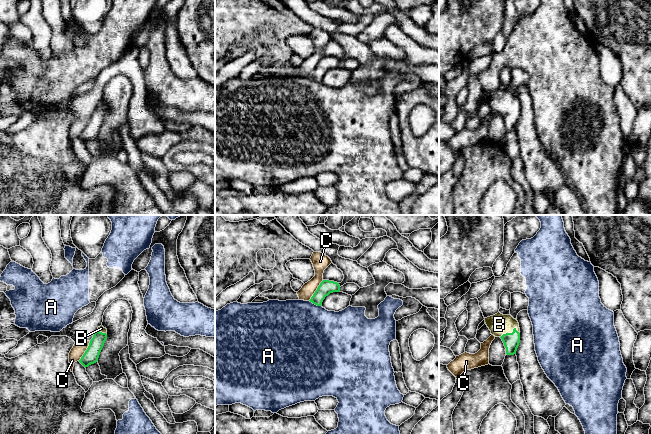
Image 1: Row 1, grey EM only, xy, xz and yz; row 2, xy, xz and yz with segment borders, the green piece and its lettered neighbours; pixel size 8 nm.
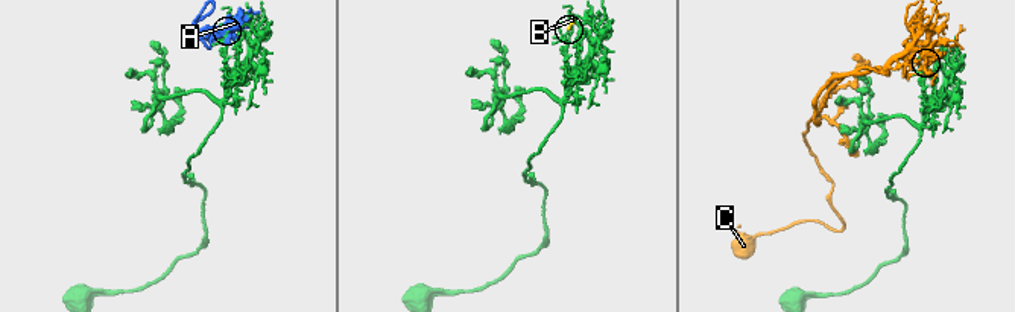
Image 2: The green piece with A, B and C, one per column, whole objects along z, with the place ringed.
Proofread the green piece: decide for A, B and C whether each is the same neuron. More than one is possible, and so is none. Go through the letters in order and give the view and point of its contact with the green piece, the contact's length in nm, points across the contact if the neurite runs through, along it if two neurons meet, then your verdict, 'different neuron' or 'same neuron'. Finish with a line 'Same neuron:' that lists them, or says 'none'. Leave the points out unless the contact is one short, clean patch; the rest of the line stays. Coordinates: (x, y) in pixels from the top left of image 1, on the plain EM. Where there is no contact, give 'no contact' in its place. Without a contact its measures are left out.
A: contact xz (315, 80); length 110 nm; different neuron
B: contact yz (510, 109); length 170 nm; way yz (511, 117), (510, 109), (499, 100); same neuron
C: contact xz (316, 66); length 200 nm; different neuron
Same neuron: B

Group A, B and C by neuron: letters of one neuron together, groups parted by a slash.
A / B / C

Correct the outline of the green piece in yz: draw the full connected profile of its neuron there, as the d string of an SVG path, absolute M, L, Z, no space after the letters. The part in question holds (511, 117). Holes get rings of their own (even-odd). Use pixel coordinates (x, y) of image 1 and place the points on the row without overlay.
M500 88L485 94L485 99L491 110L500 113L504 119L507 131L516 130L520 119L519 99L511 91L503 91Z

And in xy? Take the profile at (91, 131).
M103 102L98 103L94 109L93 114L90 116L89 122L79 138L86 144L91 140L98 137L100 128L107 115L107 105Z

